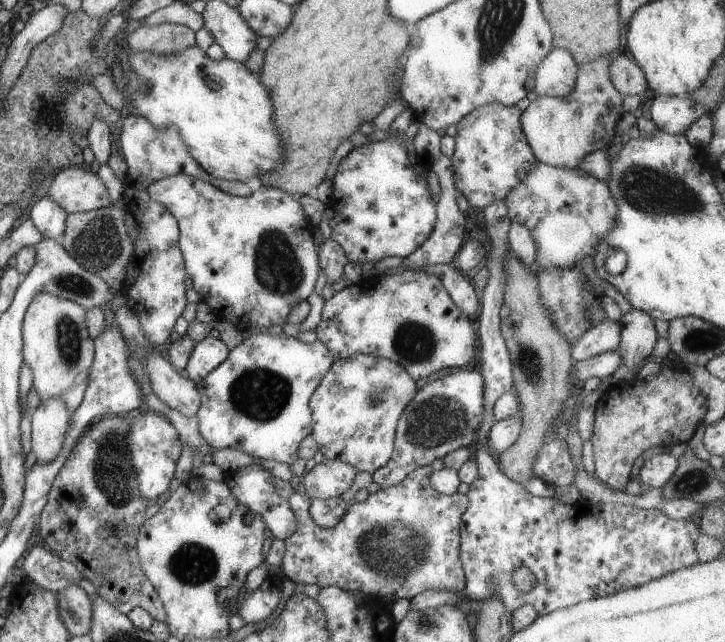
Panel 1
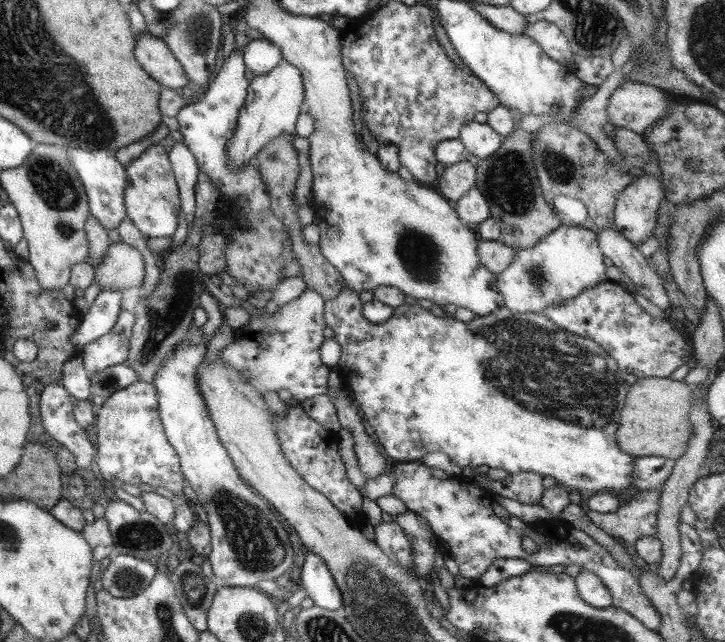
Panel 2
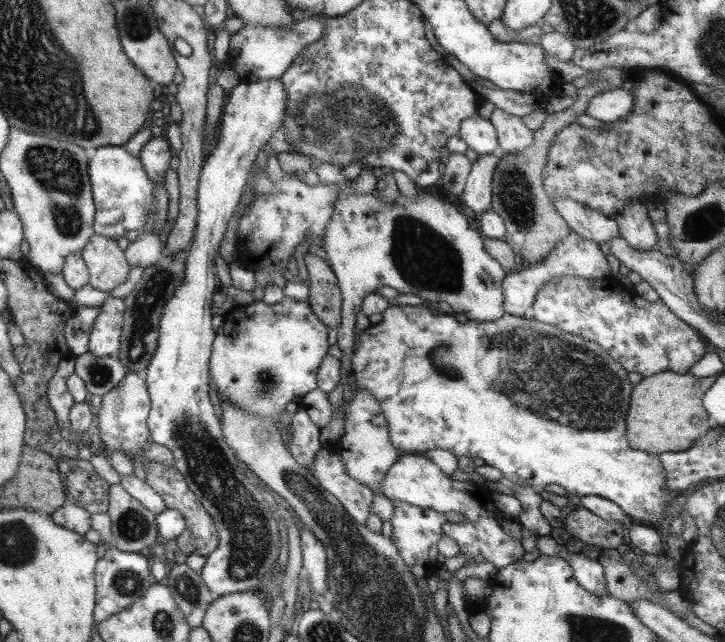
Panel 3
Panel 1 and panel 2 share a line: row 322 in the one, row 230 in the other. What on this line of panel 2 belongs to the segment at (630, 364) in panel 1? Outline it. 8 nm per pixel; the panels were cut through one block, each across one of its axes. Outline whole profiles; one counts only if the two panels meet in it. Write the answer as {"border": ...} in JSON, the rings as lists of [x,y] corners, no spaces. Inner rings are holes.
{"border":[[[645,174],[635,177],[614,202],[613,228],[631,244],[644,242],[653,235],[663,196],[662,182],[655,177]]]}

